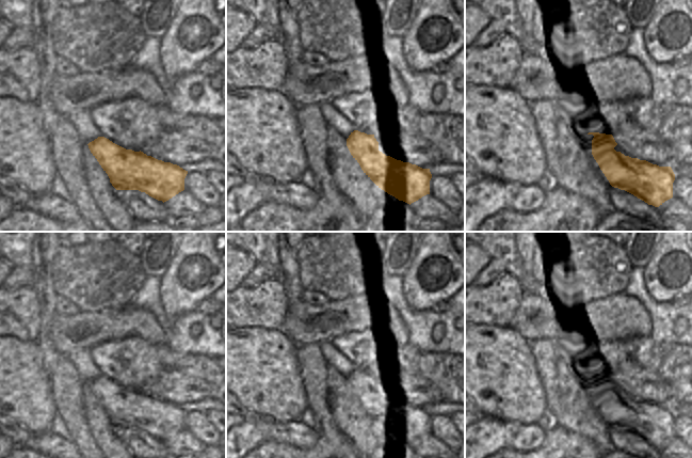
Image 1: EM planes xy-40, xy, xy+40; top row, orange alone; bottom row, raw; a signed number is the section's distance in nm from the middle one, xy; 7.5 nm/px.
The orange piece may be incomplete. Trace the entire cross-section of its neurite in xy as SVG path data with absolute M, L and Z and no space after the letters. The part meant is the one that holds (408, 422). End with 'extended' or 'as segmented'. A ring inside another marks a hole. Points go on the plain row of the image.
M351 372L347 385L364 412L382 429L412 443L430 433L430 408L397 399L379 390L374 374Z | as segmented

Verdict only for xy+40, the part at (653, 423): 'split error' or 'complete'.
complete

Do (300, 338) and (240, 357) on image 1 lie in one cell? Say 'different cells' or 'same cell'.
different cells

